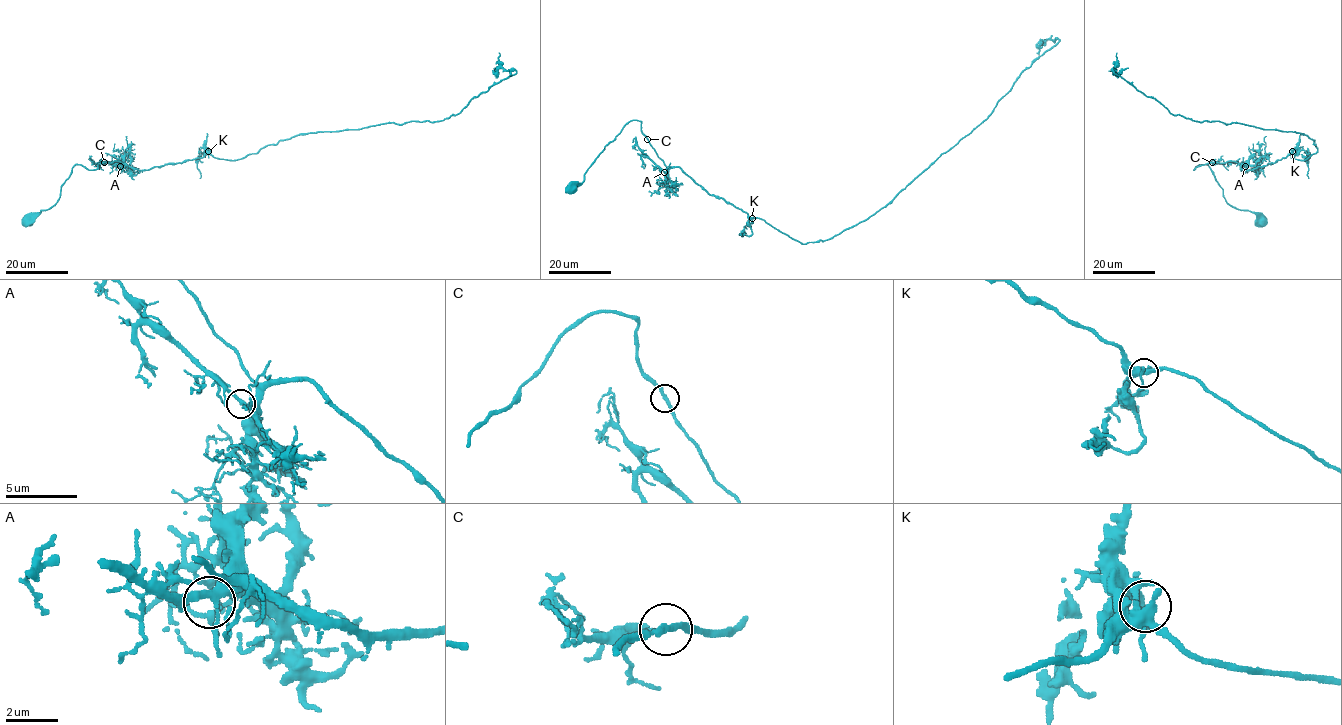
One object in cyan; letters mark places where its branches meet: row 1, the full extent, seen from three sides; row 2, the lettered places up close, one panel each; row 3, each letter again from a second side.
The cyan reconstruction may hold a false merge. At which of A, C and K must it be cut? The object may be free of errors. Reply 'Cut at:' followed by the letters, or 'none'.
Cut at: none

